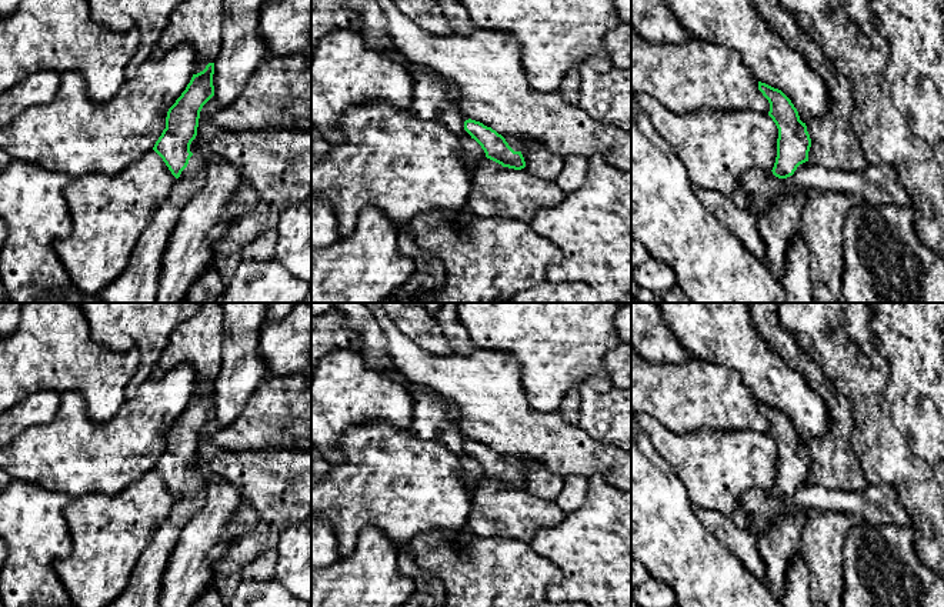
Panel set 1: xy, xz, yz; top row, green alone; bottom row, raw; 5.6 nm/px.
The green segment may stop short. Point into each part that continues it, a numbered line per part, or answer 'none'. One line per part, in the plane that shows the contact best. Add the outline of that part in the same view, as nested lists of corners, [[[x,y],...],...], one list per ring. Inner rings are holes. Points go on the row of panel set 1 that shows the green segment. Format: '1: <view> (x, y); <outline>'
1: xy (139, 283); [[[193,154],[166,201],[143,231],[121,276],[104,287],[101,303],[156,303],[161,260],[181,210],[206,183],[207,159]]]

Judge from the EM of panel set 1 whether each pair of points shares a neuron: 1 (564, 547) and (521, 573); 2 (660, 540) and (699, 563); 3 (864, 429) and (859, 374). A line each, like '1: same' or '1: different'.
1: different
2: same
3: same

